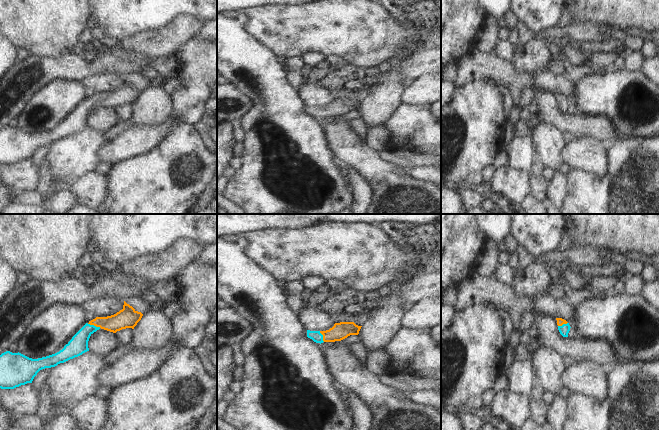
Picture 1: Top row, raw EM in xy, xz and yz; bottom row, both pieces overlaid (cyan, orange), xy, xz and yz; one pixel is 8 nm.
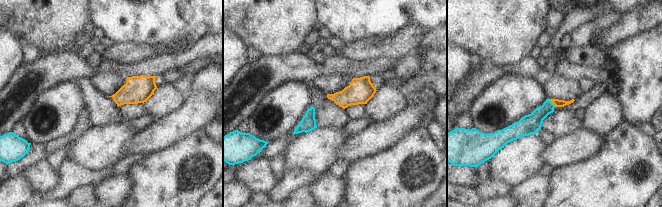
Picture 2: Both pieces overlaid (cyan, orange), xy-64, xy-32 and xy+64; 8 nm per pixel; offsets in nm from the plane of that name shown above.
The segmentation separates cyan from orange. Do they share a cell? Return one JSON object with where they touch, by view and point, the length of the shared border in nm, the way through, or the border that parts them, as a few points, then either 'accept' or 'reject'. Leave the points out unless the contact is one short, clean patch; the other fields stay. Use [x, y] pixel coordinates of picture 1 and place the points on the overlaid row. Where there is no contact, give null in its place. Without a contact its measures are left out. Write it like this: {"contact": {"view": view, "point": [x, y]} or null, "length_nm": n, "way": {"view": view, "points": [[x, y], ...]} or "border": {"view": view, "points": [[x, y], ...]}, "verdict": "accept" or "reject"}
{"contact": {"view": "xy", "point": [93, 325]}, "length_nm": 120, "way": {"view": "xy", "points": [[78, 345], [82, 336], [93, 325], [115, 323], [123, 319]]}, "verdict": "accept"}

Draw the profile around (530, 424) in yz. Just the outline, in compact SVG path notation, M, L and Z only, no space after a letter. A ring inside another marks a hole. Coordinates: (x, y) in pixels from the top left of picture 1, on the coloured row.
M531 419L528 420L520 430L548 430L548 427L542 427Z

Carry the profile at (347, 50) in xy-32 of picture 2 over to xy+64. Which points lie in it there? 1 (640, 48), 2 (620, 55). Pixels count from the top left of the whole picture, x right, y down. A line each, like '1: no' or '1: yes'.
1: no
2: no

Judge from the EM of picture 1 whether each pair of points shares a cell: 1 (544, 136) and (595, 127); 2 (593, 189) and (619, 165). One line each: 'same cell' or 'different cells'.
1: different cells
2: same cell

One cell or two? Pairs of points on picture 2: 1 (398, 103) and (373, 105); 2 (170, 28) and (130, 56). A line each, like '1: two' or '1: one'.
1: one
2: two

